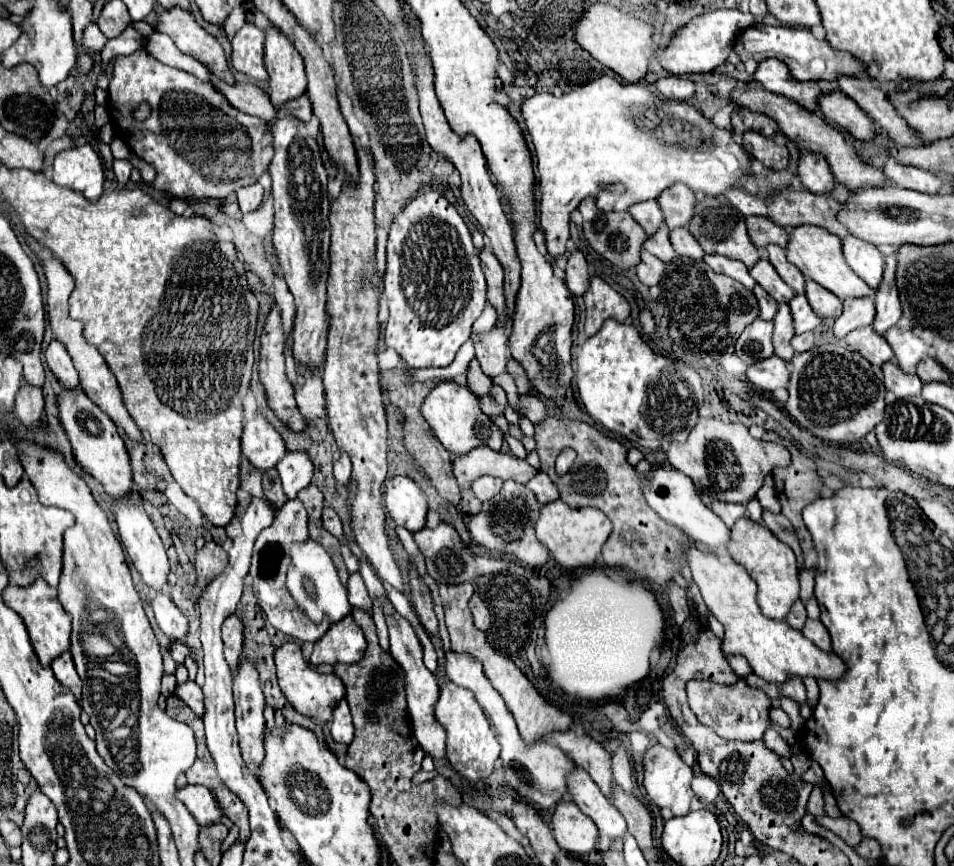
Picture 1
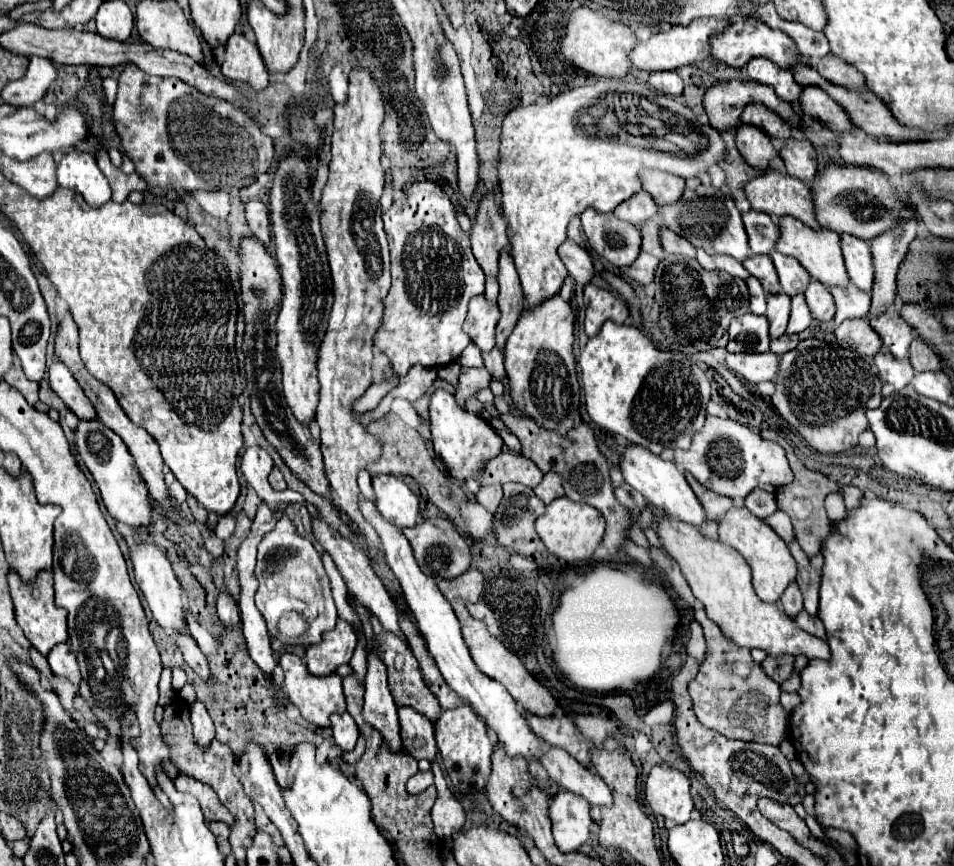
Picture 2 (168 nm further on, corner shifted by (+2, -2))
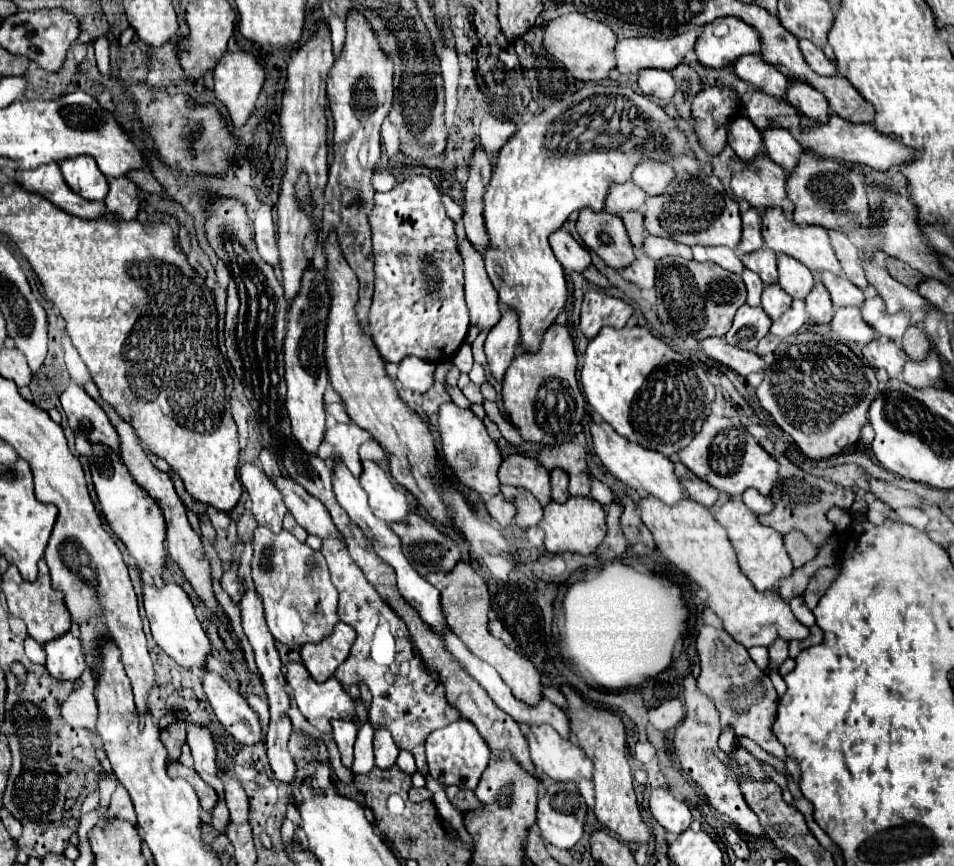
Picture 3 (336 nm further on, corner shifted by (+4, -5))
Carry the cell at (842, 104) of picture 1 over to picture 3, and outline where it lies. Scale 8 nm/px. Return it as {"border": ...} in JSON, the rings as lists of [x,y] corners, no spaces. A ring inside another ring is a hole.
{"border":[[[792,82],[792,86],[786,92],[786,100],[798,110],[802,112],[806,118],[814,120],[814,122],[828,122],[830,118],[830,106],[826,102],[826,98],[822,98],[822,94],[818,90],[814,90],[812,86],[804,84],[804,82]]]}

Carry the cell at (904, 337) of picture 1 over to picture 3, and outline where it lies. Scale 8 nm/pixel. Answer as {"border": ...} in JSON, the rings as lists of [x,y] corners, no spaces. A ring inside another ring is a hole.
{"border":[[[878,294],[868,298],[860,312],[862,312],[862,318],[868,326],[872,326],[880,336],[886,336],[894,342],[900,342],[906,328],[910,326],[910,314],[906,314],[906,312],[888,314],[886,304]]]}

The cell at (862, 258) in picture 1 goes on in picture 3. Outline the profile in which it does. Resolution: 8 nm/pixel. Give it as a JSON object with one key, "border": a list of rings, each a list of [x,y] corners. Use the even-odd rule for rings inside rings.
{"border":[[[830,230],[830,240],[832,240],[832,246],[834,246],[834,252],[842,264],[842,270],[846,274],[846,278],[856,284],[858,288],[866,290],[868,286],[868,280],[864,276],[864,260],[858,252],[858,248],[848,240],[846,234],[838,232],[838,230]]]}

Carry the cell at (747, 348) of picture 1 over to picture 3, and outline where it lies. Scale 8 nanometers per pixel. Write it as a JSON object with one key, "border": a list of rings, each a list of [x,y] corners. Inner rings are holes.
{"border":[[[748,304],[740,306],[730,332],[726,334],[726,342],[730,346],[738,346],[742,350],[756,350],[758,342],[770,332],[772,320],[766,316],[762,308],[752,308]]]}

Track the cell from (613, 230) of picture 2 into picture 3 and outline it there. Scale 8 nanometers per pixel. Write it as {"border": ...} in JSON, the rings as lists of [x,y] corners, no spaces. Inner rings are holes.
{"border":[[[584,208],[576,222],[576,230],[584,244],[594,250],[610,268],[626,268],[634,262],[634,246],[626,234],[620,216],[608,212],[594,212]]]}

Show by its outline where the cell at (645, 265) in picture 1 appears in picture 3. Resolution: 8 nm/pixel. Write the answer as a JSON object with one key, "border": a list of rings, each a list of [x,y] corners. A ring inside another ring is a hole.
{"border":[[[648,256],[636,258],[628,268],[624,268],[622,276],[628,282],[634,282],[640,288],[652,288],[656,280],[656,270],[654,270],[654,260]]]}

